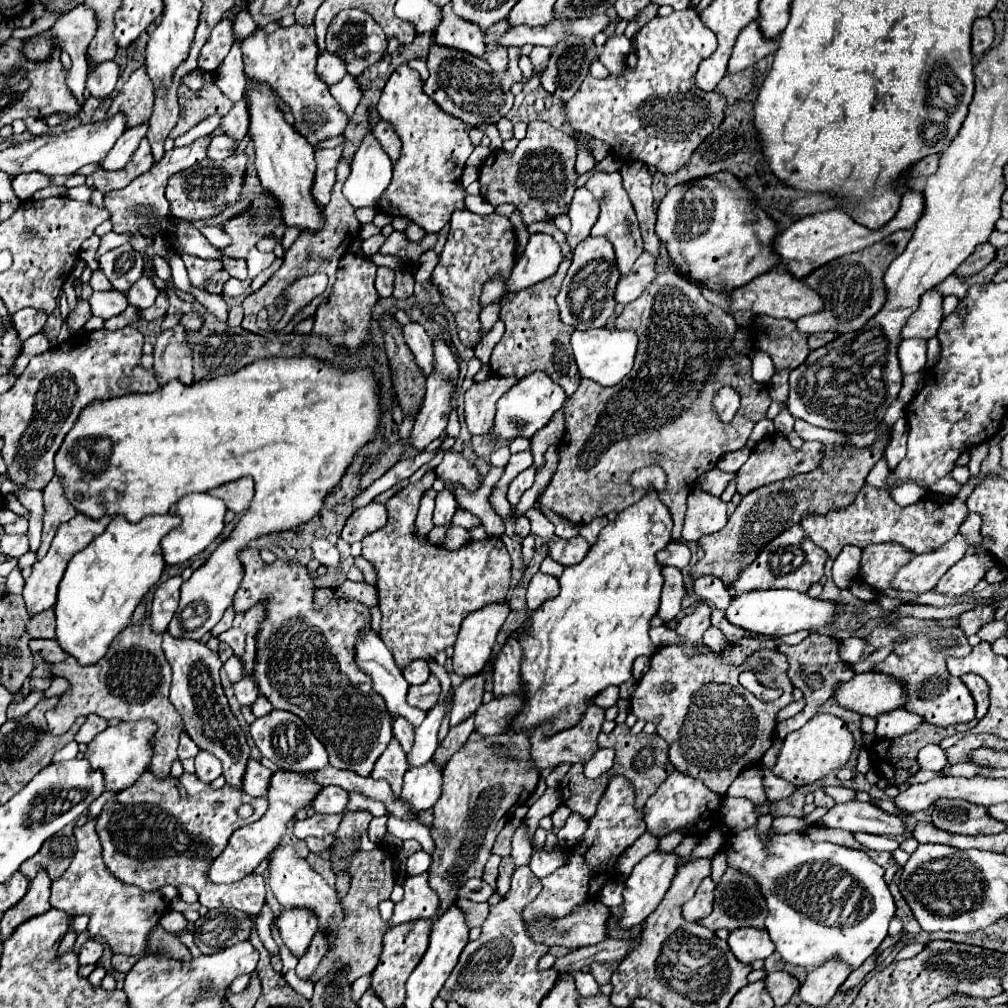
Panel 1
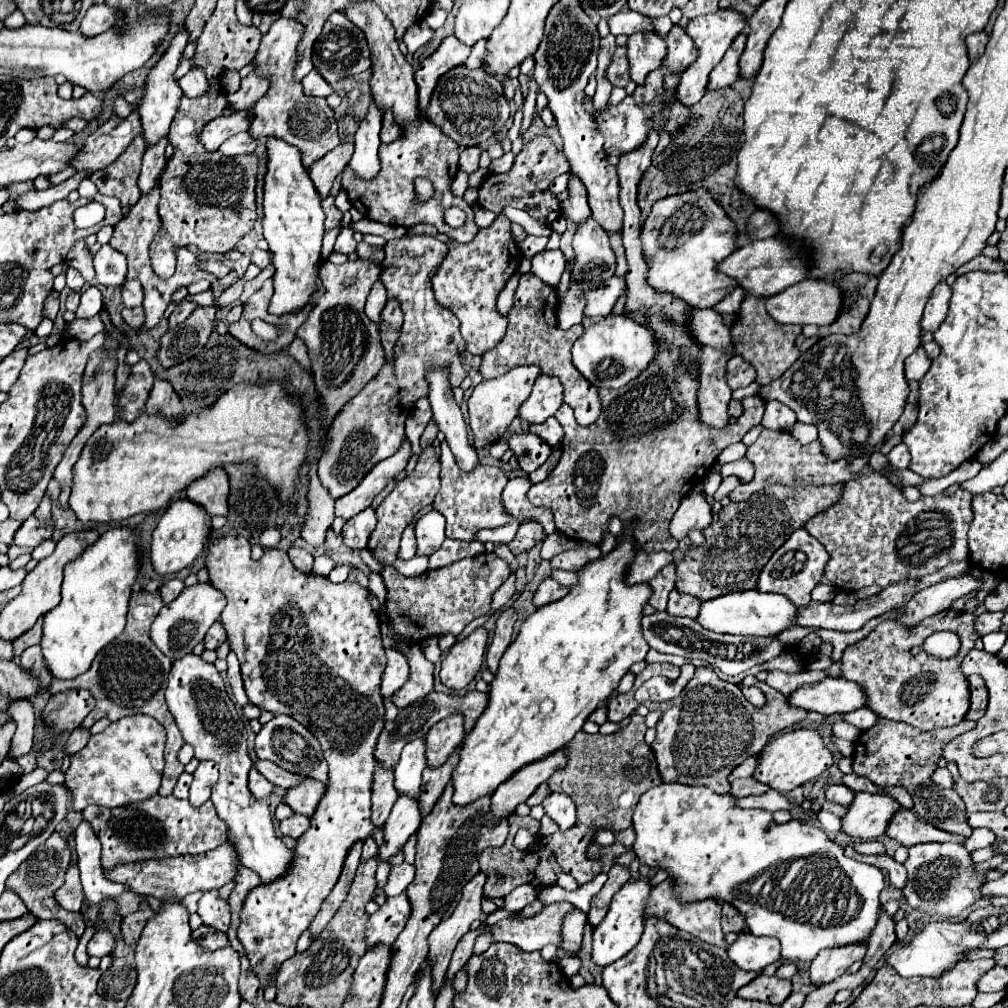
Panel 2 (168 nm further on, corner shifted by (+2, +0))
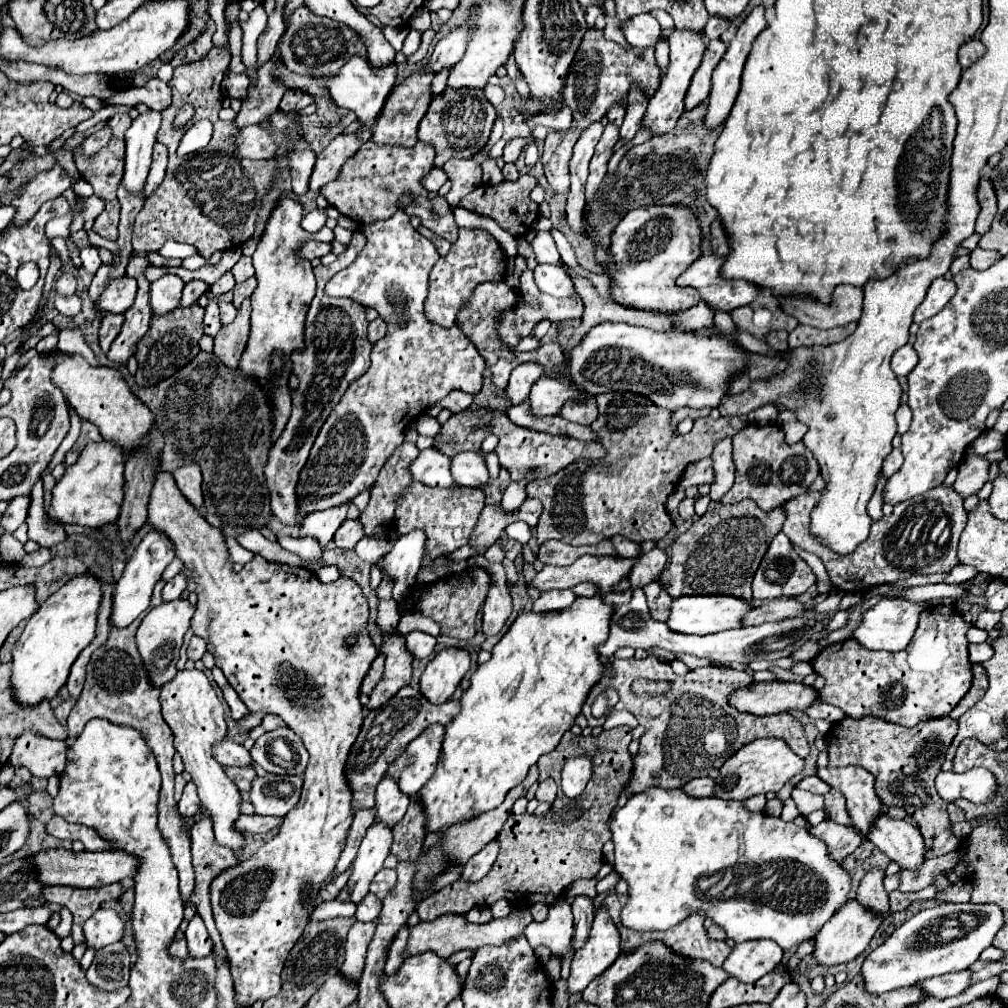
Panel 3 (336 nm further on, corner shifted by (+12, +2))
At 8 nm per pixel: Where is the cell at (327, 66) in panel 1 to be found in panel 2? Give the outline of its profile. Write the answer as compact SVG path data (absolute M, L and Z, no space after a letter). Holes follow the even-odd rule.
M313 69L309 75L303 77L301 81L303 91L309 95L317 95L317 97L329 97L333 93L333 87L321 77L321 73L317 69Z

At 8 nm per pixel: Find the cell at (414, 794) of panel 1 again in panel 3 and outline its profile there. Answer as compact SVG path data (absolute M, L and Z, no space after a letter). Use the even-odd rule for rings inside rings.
M371 825L357 851L357 857L351 863L351 875L345 885L351 903L359 905L369 893L369 883L373 881L377 871L383 869L383 861L389 855L389 847L391 833L387 833L387 829L375 829L375 825Z

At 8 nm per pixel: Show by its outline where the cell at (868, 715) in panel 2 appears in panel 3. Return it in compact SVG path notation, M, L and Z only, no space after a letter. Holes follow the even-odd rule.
M815 701L815 705L809 705L805 709L805 715L809 715L811 719L827 719L827 721L841 721L843 719L843 713L839 713L839 709L827 705L827 703L821 703L821 701Z

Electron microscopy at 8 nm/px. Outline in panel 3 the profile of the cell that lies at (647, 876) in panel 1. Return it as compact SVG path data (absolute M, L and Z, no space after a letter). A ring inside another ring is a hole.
M597 909L587 943L573 955L567 993L583 991L619 957L619 931L607 917L605 909Z

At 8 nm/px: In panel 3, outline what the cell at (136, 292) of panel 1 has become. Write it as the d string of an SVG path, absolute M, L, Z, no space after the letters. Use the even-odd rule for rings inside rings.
M119 277L109 281L109 285L103 289L103 293L99 295L99 301L95 305L97 311L97 319L103 319L107 313L125 313L137 295L137 281L135 277Z

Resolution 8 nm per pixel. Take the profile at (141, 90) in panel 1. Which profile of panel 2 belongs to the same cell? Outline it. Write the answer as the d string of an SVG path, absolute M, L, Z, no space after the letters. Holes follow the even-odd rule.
M133 111L125 119L111 115L97 127L95 133L87 137L85 151L81 151L81 155L77 155L77 163L71 165L77 171L99 171L113 163L117 155L121 155L129 147L129 143L133 143L135 137L141 137L141 131L143 127L137 111Z

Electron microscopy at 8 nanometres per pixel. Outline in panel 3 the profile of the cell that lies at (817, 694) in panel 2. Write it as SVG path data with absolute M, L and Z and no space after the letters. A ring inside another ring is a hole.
M763 681L733 691L727 701L731 707L735 707L741 713L771 715L791 709L803 711L815 699L817 699L817 691L811 687L803 687L801 683Z

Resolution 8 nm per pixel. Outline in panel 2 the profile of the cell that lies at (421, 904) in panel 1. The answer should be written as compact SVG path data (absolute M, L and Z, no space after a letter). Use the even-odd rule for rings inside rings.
M405 891L397 897L389 897L383 903L383 907L371 915L367 923L369 945L377 945L377 943L391 945L407 925L409 915L411 915L411 903Z

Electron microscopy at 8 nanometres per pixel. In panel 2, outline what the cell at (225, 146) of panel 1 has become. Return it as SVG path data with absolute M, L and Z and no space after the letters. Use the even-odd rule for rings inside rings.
M237 133L233 137L229 137L221 147L219 151L223 155L247 155L247 153L253 153L257 147L257 141L251 139L247 133Z

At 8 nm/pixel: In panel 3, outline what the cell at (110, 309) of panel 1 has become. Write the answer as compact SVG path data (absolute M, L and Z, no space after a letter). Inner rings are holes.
M55 295L53 297L53 307L61 313L61 315L77 315L81 311L81 299L77 295L71 297L61 297Z

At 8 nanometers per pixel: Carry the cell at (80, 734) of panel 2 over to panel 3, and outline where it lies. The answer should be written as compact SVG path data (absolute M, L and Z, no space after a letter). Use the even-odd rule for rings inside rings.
M23 731L13 747L13 755L9 763L13 767L27 767L31 775L49 779L51 775L59 775L65 769L67 745L65 741L53 741L41 737L37 731Z

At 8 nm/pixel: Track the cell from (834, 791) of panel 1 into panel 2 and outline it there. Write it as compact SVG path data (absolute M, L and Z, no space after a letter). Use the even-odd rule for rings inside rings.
M855 793L855 799L843 817L843 831L859 841L871 841L885 833L893 815L903 809L891 795Z

